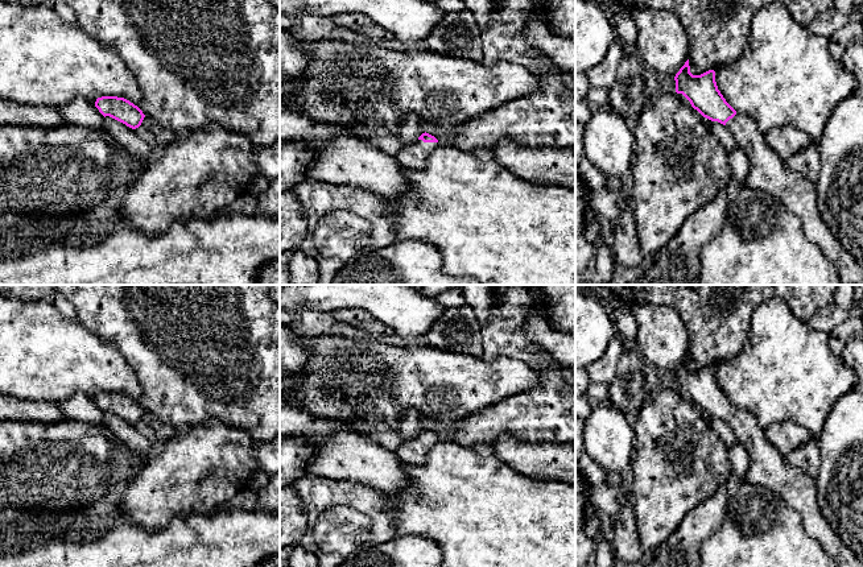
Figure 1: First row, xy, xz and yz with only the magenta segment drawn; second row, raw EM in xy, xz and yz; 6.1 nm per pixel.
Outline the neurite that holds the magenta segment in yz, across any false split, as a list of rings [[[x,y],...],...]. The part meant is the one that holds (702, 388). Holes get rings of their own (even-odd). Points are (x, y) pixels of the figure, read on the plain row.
[[[687,355],[674,376],[676,388],[682,389],[703,413],[726,421],[738,442],[747,448],[750,465],[744,481],[773,491],[797,510],[805,531],[823,546],[837,567],[863,567],[863,560],[842,542],[819,512],[814,479],[789,465],[765,439],[756,419],[726,397],[718,385],[715,367],[693,371]]]

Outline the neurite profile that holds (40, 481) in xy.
[[[73,419],[62,422],[0,421],[0,509],[82,512],[106,493],[129,483],[143,460],[104,425]]]

